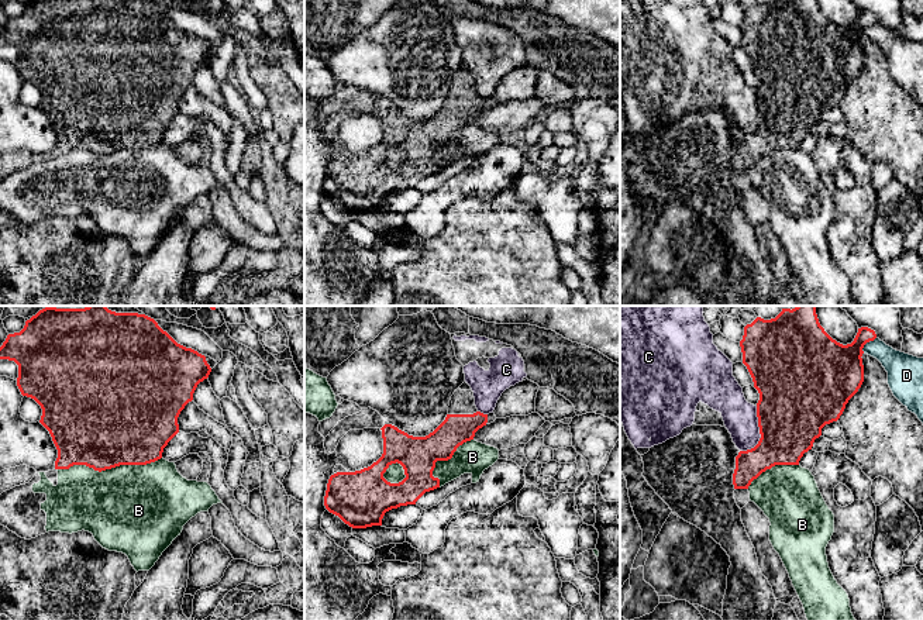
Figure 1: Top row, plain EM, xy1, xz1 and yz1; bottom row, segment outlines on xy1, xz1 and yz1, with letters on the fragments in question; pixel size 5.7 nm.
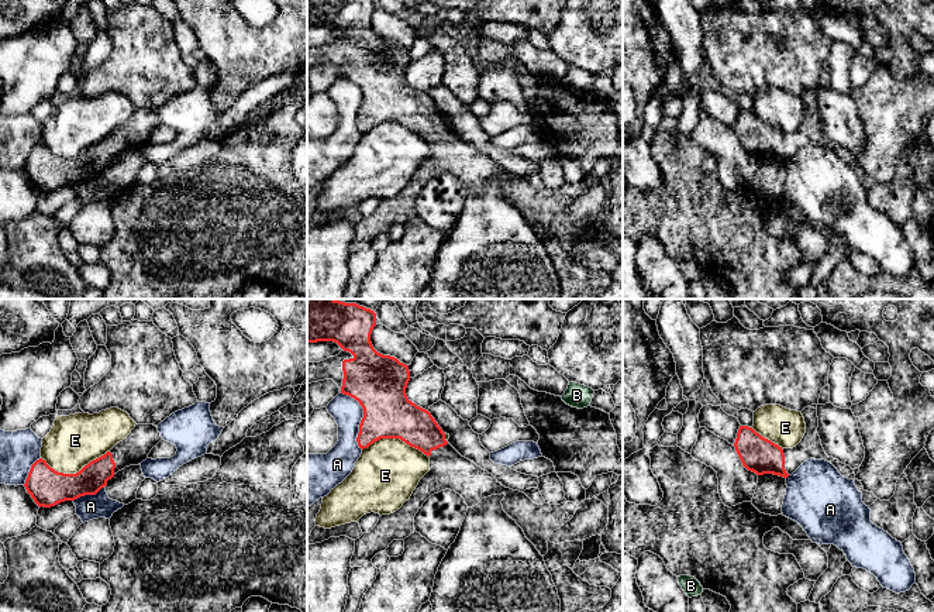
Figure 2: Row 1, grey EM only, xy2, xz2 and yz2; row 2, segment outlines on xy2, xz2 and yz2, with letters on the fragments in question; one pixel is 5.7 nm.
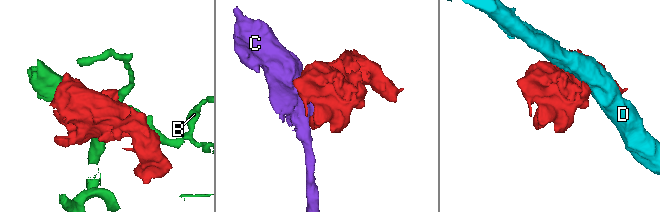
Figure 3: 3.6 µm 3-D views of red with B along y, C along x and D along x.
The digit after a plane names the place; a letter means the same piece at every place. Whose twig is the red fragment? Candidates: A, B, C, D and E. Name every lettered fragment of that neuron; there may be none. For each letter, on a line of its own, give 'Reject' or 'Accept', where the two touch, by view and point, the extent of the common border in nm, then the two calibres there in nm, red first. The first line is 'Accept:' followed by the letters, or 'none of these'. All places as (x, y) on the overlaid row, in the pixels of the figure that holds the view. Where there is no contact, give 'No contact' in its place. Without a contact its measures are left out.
Accept: none of these
A: Reject. Touches red at xz2 (362, 418). Shared border 340 nm. Thickness 320 nm (red) against 160 nm
B: Reject. Touches red at xy1 (109, 468). Shared border 600 nm. Thickness 500 nm (red) against 480 nm
C: Reject. Touches red at yz1 (760, 433). Shared border 280 nm. Thickness 400 nm (red) against 190 nm
D: Reject. Touches red at yz1 (865, 343). Shared border 120 nm. Thickness 340 nm (red) against 170 nm
E: Reject. Touches red at xy2 (76, 473). Shared border 400 nm. Thickness 220 nm (red) against 300 nm

